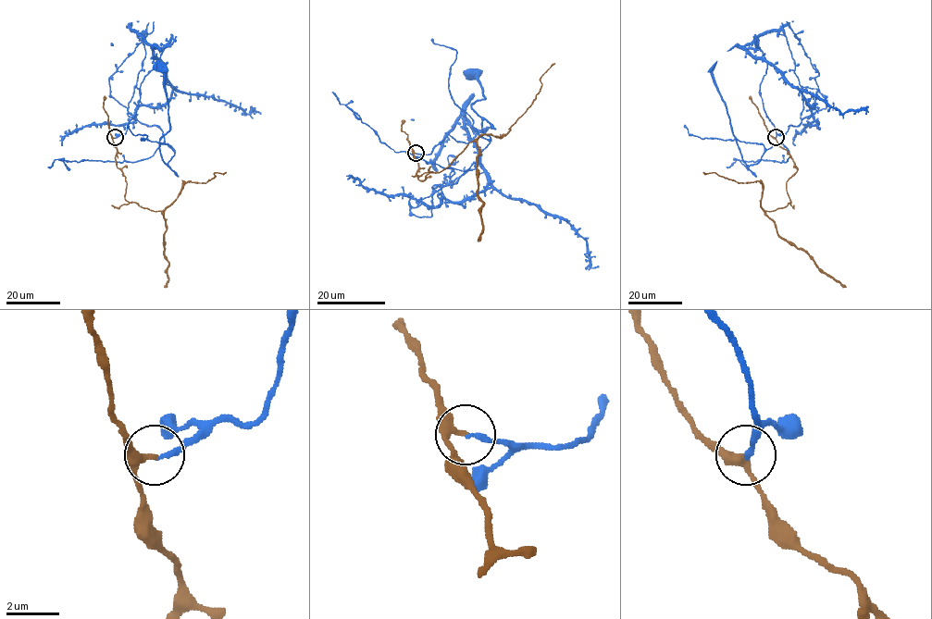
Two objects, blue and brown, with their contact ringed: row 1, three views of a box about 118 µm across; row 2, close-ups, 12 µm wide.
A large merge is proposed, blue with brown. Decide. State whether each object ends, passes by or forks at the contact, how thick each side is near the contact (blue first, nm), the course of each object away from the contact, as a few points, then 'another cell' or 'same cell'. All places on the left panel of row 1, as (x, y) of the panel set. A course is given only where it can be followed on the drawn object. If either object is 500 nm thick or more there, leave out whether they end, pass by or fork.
blue ends | brown passes by | 180/240 nm | blue via (114, 138), (159, 59), (172, 93), (132, 117), (174, 154), (167, 166), (159, 148), (155, 61) | brown via (114, 138), (115, 160), (126, 182), (124, 198), (160, 211), (165, 221), (164, 287) | same cell

